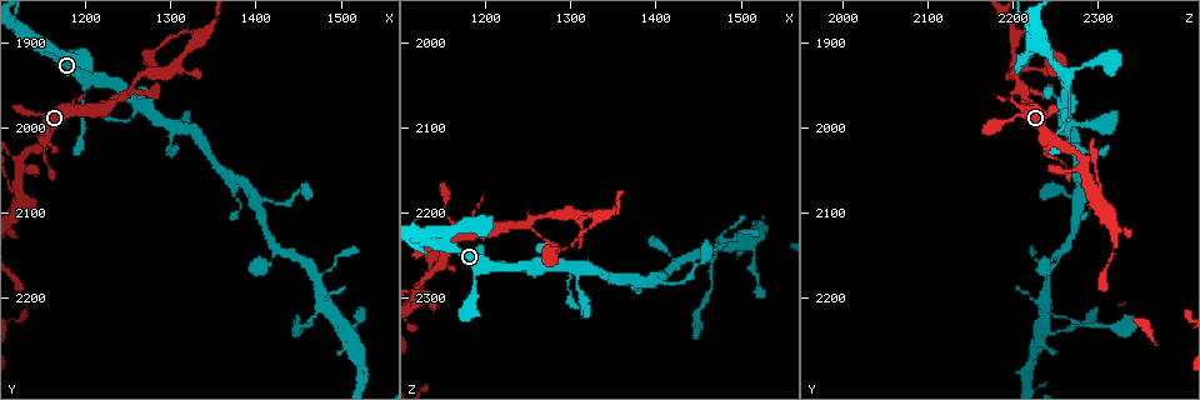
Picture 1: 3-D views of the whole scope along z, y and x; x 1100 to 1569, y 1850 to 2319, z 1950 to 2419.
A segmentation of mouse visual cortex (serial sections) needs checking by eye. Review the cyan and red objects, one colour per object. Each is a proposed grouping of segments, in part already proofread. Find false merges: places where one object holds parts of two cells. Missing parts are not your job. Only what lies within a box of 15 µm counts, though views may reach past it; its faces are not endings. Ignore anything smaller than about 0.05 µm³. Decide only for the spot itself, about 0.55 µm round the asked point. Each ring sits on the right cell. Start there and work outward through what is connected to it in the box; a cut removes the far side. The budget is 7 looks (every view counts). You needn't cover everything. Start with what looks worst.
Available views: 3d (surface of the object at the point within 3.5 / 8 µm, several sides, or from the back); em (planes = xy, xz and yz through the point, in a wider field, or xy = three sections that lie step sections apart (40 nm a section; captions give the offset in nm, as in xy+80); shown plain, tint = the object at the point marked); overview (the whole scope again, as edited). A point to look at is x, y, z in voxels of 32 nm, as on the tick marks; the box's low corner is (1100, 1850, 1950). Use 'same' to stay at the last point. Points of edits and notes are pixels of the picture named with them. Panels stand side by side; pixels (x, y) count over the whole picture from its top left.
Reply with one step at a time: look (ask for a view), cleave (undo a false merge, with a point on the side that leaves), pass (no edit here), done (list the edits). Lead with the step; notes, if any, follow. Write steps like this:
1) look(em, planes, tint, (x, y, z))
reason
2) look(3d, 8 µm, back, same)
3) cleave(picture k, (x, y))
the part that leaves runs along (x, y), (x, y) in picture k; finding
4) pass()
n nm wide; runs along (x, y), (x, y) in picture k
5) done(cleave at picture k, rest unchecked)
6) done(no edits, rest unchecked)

look(3d, 3.5 µm, (1475, 2205, 2235))
small branch off a trunk

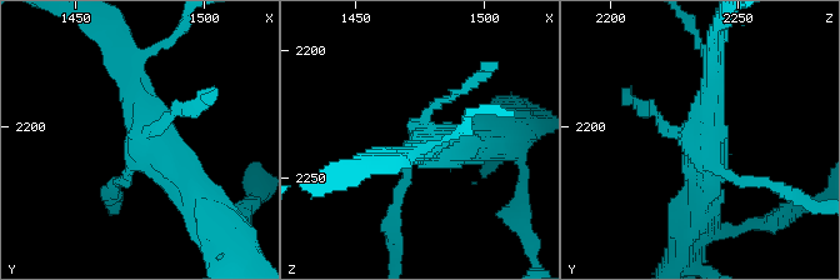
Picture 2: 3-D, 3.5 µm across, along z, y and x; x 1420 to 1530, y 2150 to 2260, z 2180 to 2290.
look(em, xy, step 3, tint, (1478, 2205, 2237))
need the tissue

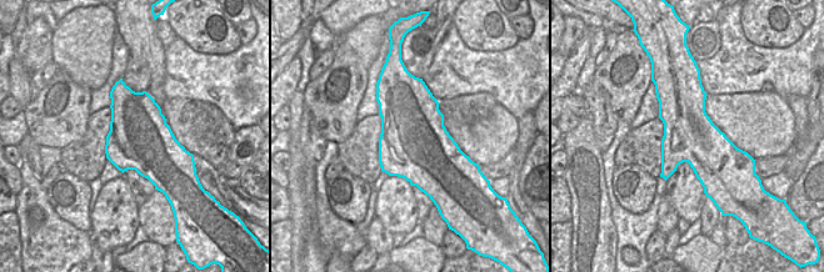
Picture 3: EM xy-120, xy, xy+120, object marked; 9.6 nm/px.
pass()
one cell here

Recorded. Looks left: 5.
look(3d, 3.5 µm, (1305, 1925, 2205))
a fork

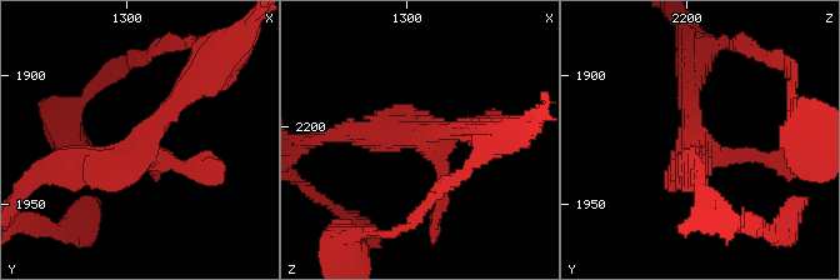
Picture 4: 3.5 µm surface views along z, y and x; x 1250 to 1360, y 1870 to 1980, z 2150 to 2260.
look(em, xy, step 1, tint, (1305, 1927, 2204))

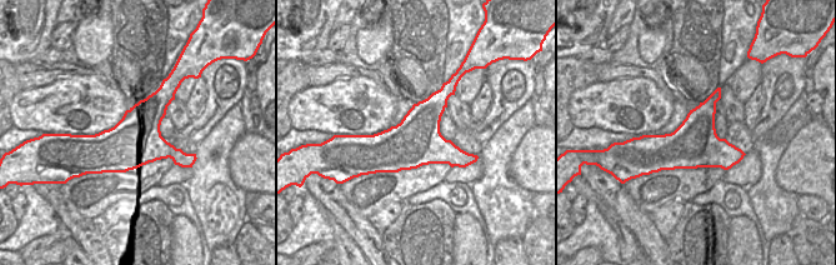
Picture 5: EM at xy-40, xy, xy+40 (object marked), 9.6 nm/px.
pass()
runs along (58, 164), (124, 160), (196, 80) in picture 4; all the same cell

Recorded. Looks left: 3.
look(3d, 3.5 µm, back, (1425, 2090, 2285))
narrows sharply

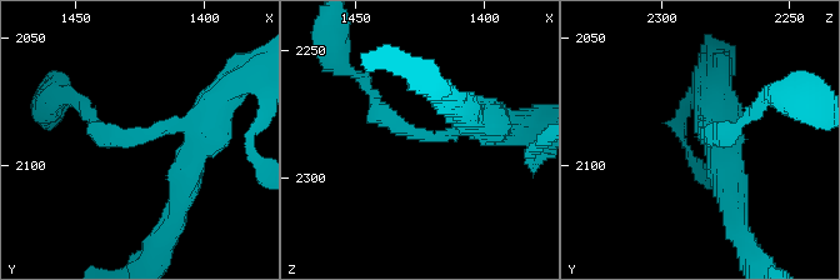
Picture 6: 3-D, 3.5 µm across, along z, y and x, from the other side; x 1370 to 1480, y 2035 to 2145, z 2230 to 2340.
look(em, xy, step 5, tint, (1423, 2087, 2284))
arms of 200, 500 nm

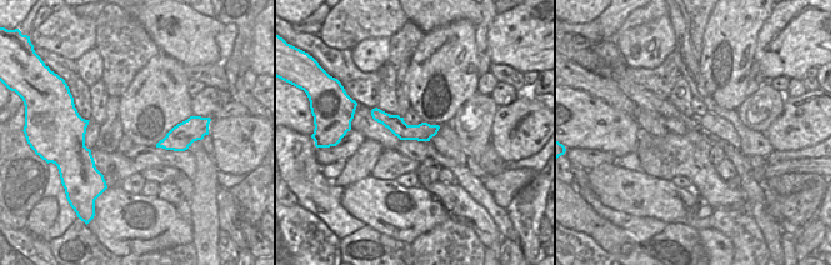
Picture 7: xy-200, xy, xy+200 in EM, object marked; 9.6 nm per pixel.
pass()
runs along (374, 113), (403, 130), (435, 128) in picture 7; one cell here

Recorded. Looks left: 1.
done(no edits, rest unchecked)

